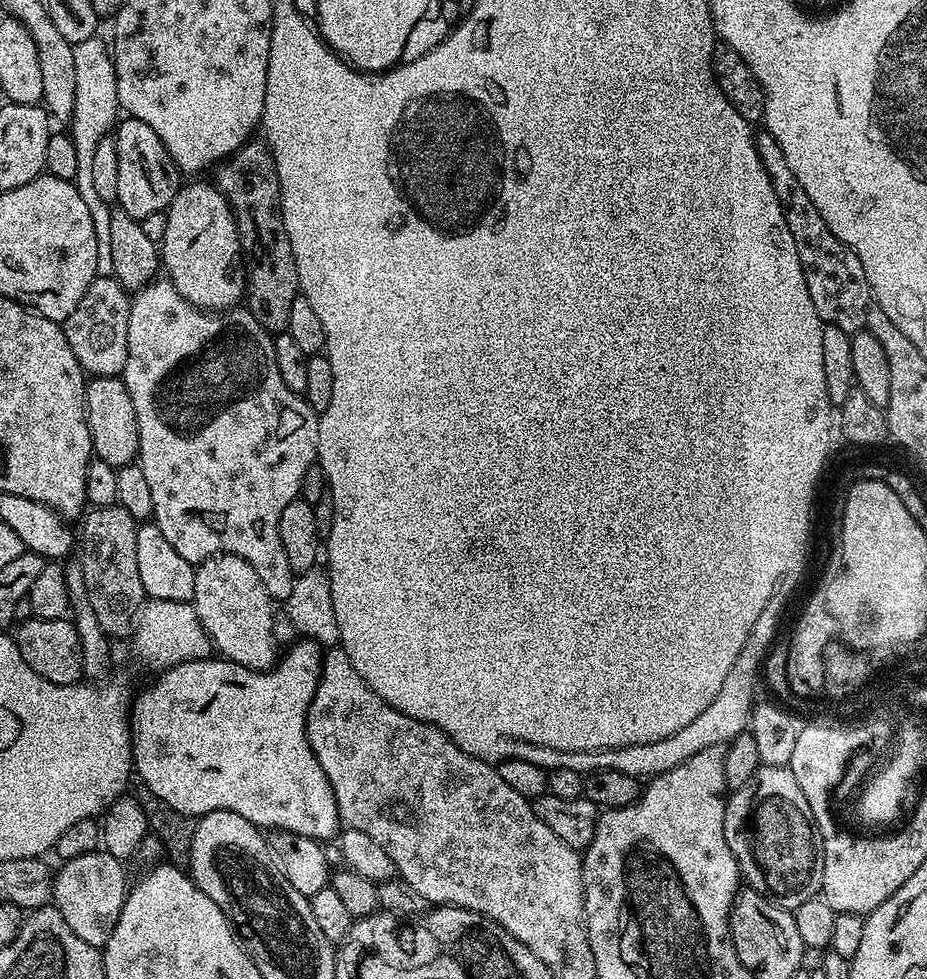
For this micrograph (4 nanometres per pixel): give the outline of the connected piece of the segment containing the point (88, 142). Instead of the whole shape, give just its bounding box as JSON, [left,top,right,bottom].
[70,35,121,194]

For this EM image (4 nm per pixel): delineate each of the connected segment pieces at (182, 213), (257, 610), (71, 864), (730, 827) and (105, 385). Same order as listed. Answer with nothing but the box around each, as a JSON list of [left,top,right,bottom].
[[162,183,246,312],[191,552,278,672],[52,850,130,949],[724,764,822,910],[84,375,139,469]]

